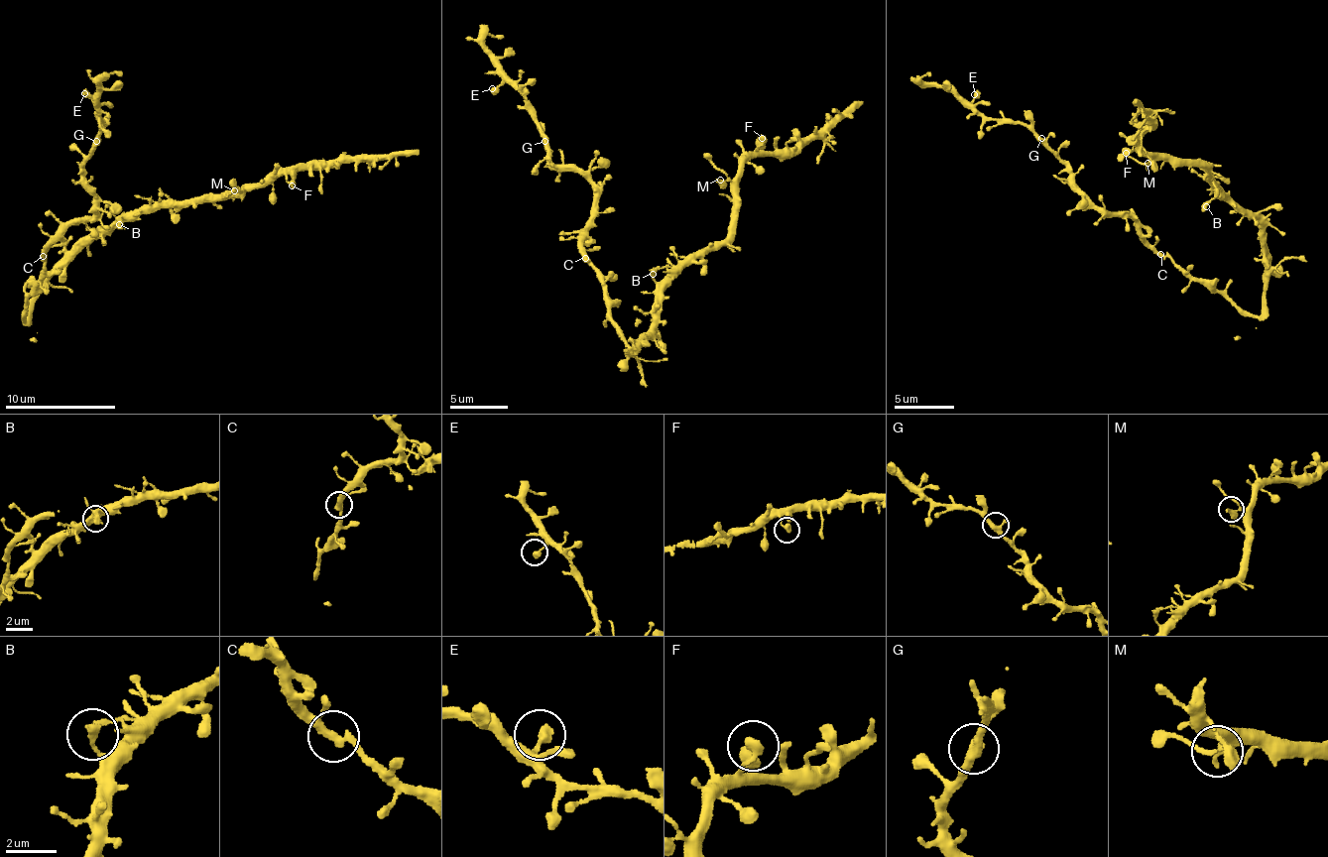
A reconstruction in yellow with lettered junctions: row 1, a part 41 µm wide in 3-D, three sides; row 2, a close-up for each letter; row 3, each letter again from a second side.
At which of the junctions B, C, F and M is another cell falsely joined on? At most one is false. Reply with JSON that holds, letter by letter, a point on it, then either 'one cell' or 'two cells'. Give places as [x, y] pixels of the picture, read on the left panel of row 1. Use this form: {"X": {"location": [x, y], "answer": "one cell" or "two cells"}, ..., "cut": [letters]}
{"B": {"location": [119, 224], "answer": "one cell"}, "C": {"location": [43, 256], "answer": "one cell"}, "F": {"location": [292, 185], "answer": "one cell"}, "M": {"location": [234, 190], "answer": "one cell"}, "cut": []}

